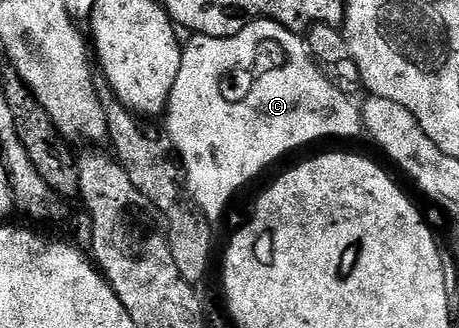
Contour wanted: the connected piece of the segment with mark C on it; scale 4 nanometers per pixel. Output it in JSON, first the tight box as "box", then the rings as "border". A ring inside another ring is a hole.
{"box":[163,18,363,220],"border":[[[254,18],[235,36],[216,38],[206,34],[193,34],[190,42],[184,43],[179,64],[179,76],[175,76],[175,88],[171,88],[169,104],[165,108],[163,121],[169,129],[168,141],[179,159],[187,193],[196,209],[206,218],[216,220],[225,214],[229,201],[248,184],[257,178],[272,162],[280,160],[284,154],[305,146],[308,142],[317,142],[320,138],[357,138],[363,134],[361,112],[358,103],[350,95],[339,92],[327,76],[309,56],[306,43],[300,33],[280,26],[270,18]],[[264,42],[274,42],[282,46],[293,59],[261,74],[253,82],[253,87],[238,102],[232,102],[221,91],[221,81],[240,64],[256,52],[257,46]]]}

